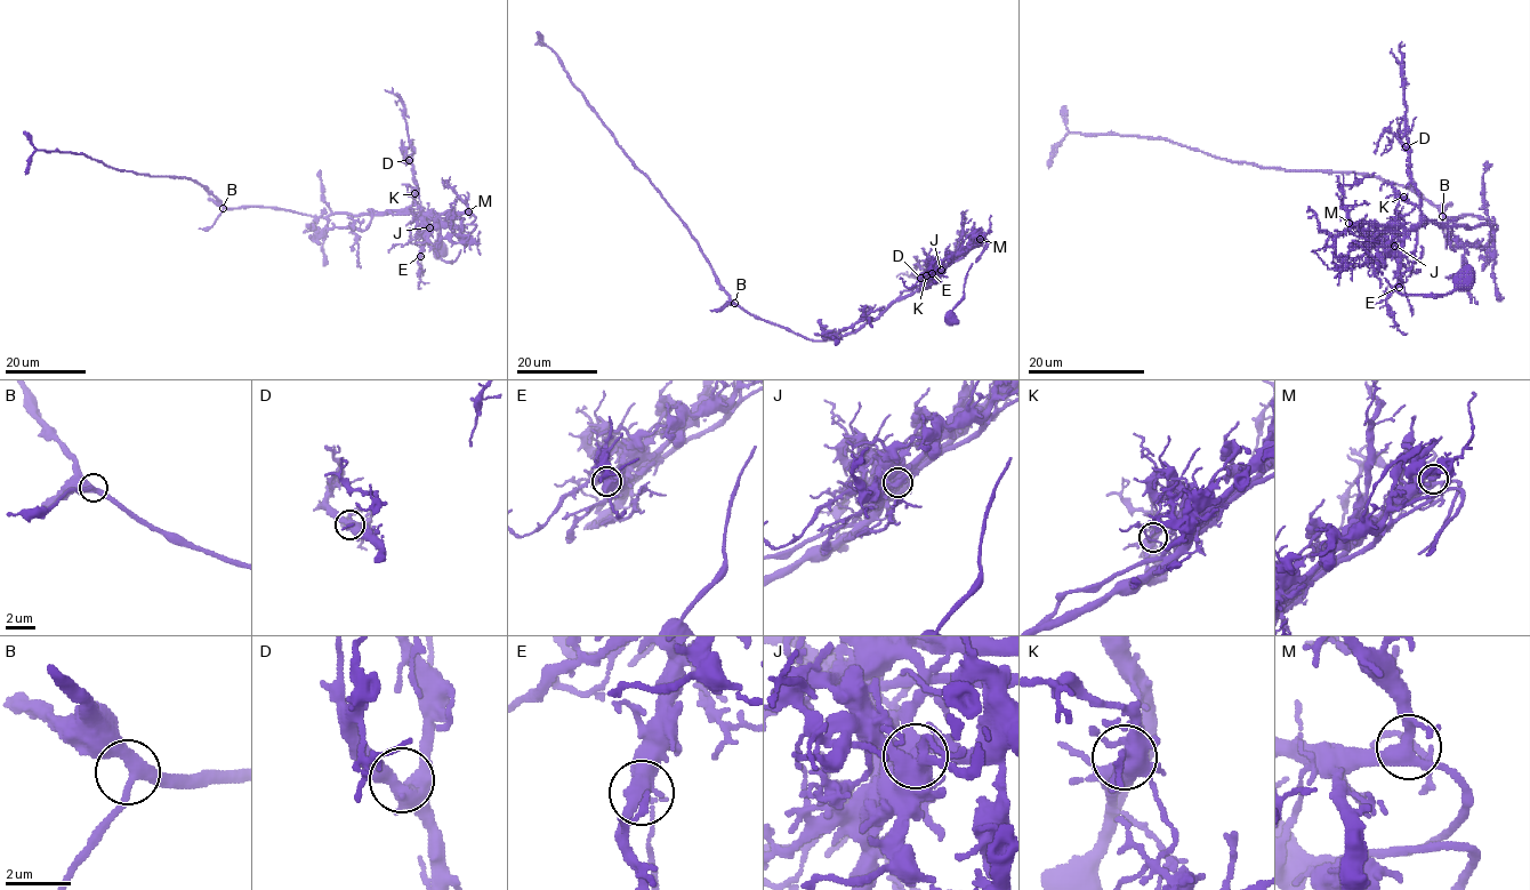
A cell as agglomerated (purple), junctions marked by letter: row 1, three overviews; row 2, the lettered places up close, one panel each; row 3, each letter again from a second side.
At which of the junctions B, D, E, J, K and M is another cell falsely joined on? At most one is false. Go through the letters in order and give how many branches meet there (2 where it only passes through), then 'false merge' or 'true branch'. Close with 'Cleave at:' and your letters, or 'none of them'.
B: branches 3; true branch
D: branches 3; true branch
E: branches 3; true branch
J: branches 3; false merge
K: branches 5; true branch
M: branches 5; true branch
Cleave at: J

